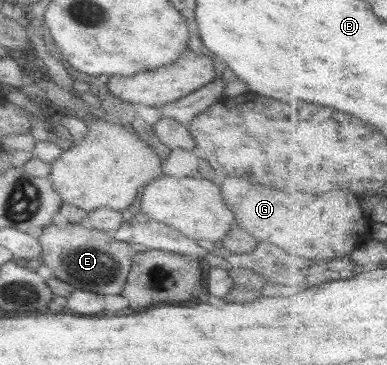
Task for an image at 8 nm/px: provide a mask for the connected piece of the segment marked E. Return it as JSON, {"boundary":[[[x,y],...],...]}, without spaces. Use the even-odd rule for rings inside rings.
{"boundary":[[[68,216],[68,222],[63,227],[50,223],[35,238],[41,247],[39,259],[60,281],[72,285],[73,289],[103,296],[121,293],[133,262],[134,252],[129,243],[118,241],[112,233],[96,230],[73,216]]]}

